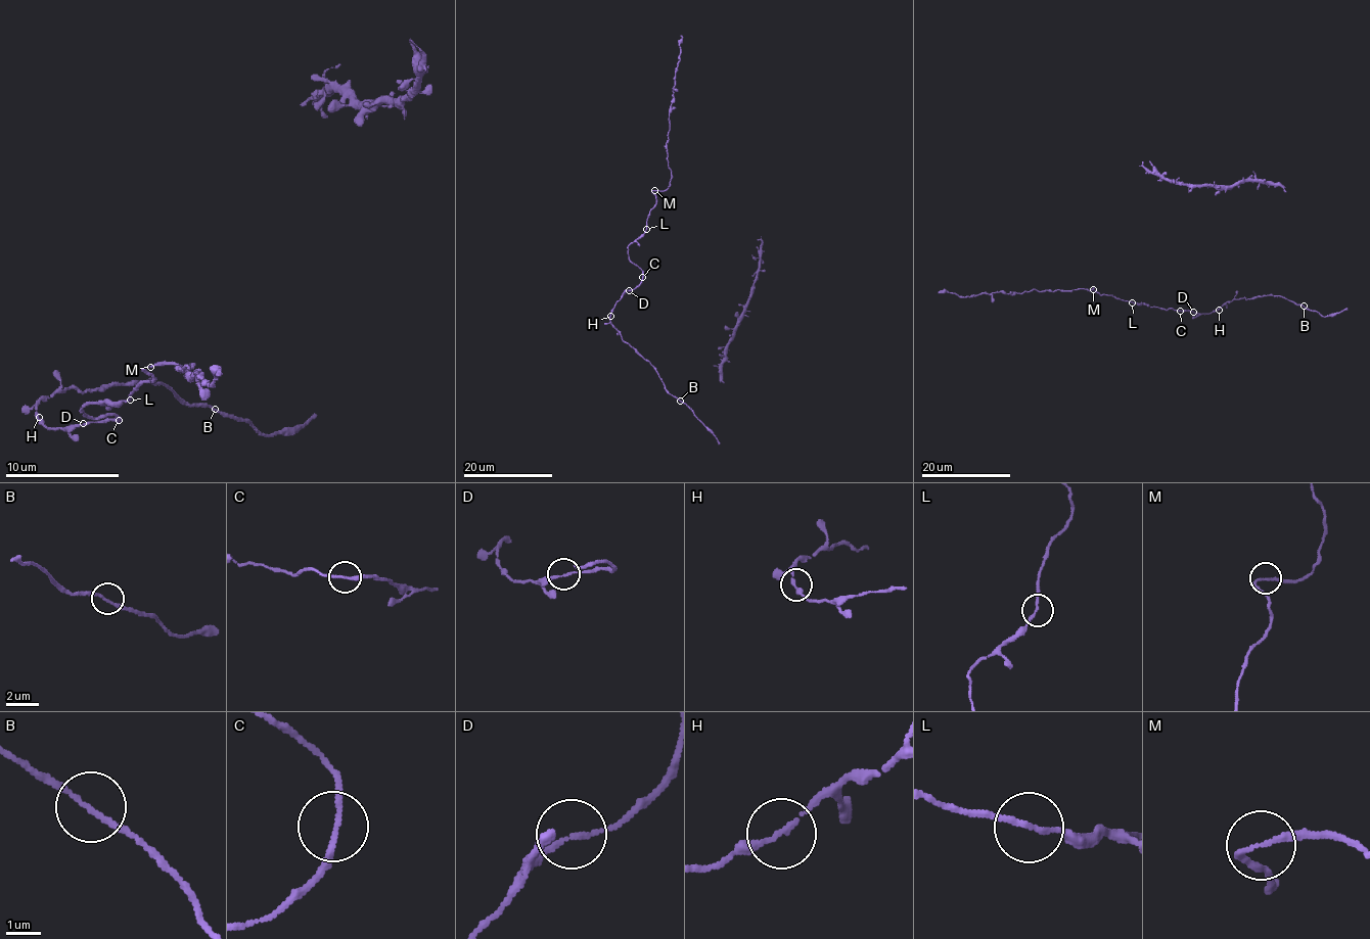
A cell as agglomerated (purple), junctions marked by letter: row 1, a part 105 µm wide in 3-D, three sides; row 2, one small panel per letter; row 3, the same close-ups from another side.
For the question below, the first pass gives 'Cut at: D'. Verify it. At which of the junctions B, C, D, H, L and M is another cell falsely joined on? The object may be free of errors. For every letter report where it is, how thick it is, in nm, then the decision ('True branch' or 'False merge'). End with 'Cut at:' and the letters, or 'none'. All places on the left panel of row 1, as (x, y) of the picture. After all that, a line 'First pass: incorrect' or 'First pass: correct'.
B: Place: (215, 409). Thickness 140 nm. True branch
C: Place: (119, 420). Thickness 160 nm. True branch
D: Place: (83, 423). Thickness 160 nm. True branch
H: Place: (39, 417). Thickness 170 nm. True branch
L: Place: (130, 400). Thickness 150 nm. True branch
M: Place: (150, 367). Thickness 150 nm. True branch
Cut at: none
First pass: incorrect

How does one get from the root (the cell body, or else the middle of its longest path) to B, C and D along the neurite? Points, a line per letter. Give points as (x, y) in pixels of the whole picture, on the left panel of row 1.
B: (36, 414), (36, 406), (55, 391), (104, 391), (135, 383), (164, 383), (186, 403), (215, 409)
C: (36, 414), (47, 428), (76, 428), (90, 423), (119, 420)
D: (36, 414), (47, 428), (76, 428), (84, 423)

